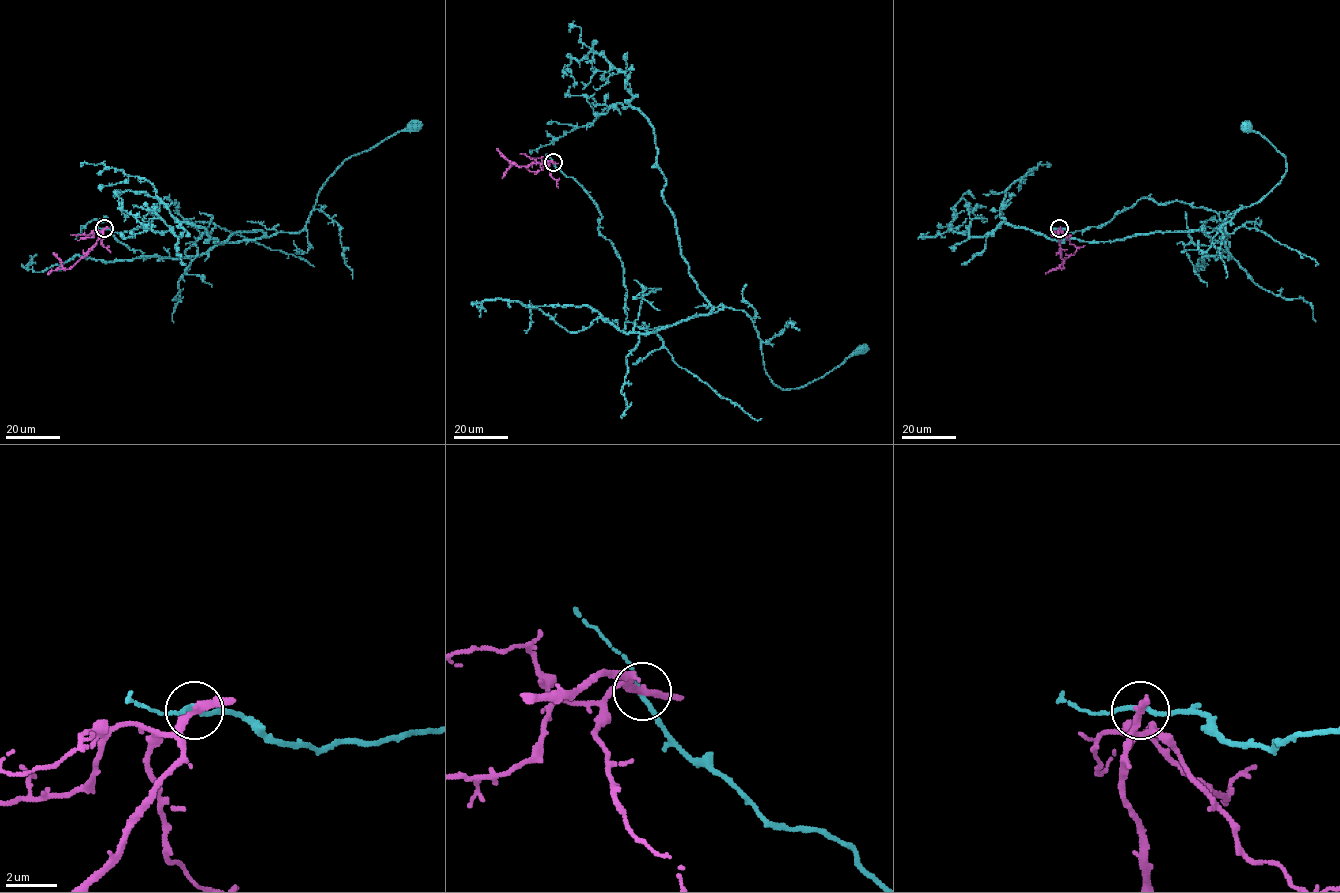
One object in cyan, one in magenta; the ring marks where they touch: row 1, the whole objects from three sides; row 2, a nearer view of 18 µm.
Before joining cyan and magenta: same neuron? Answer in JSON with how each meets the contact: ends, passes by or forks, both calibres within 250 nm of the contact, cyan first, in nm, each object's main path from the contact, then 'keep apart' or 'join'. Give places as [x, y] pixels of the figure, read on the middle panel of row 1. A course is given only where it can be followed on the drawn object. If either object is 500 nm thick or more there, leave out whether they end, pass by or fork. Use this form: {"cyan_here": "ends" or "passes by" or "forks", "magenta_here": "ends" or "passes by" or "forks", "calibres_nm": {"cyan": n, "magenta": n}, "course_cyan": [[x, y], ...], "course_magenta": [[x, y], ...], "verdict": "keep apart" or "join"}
{"cyan_here": "passes by", "magenta_here": "passes by", "calibres_nm": {"cyan": 160, "magenta": 300}, "course_cyan": [[553, 162], [601, 215], [626, 320], [649, 328], [743, 310], [781, 389], [859, 349]], "course_magenta": [[553, 162], [532, 163], [527, 166], [512, 162], [502, 178]], "verdict": "keep apart"}

